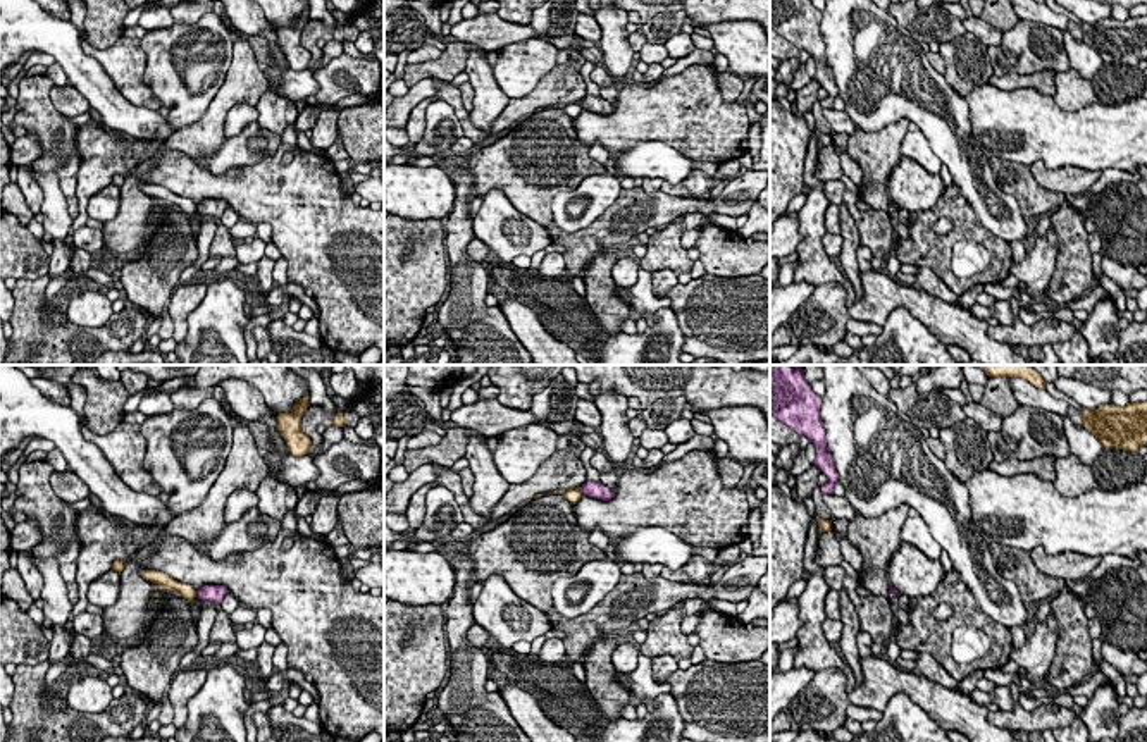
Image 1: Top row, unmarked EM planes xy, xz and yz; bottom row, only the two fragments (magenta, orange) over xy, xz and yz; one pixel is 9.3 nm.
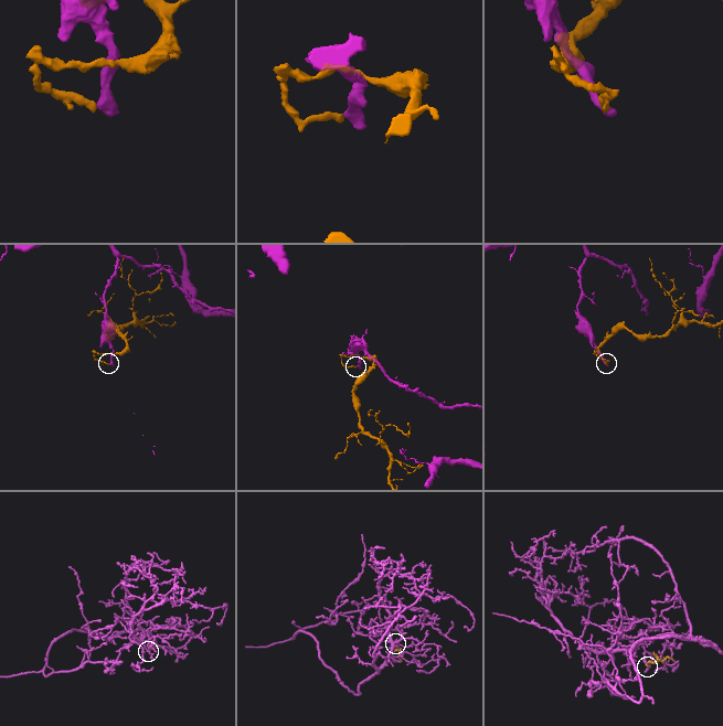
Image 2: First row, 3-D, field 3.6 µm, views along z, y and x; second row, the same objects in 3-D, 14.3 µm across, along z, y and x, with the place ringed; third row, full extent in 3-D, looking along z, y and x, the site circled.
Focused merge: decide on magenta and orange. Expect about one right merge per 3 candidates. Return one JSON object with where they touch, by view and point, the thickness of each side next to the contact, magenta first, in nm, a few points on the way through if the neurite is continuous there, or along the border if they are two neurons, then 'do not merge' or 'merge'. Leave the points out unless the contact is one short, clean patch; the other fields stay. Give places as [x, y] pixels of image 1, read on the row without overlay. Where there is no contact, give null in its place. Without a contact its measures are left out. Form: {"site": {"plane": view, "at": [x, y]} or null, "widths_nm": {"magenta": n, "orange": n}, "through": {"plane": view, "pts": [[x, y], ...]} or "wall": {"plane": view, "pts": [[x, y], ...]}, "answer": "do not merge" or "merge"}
{"site": {"plane": "xy", "at": [197, 209]}, "widths_nm": {"magenta": 160, "orange": 140}, "wall": {"plane": "xy", "pts": [[195, 205], [197, 210]]}, "answer": "do not merge"}

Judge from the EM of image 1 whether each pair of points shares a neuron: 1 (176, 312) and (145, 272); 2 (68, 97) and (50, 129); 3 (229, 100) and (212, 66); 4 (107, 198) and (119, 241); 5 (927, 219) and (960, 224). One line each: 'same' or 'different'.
1: different
2: different
3: different
4: different
5: same

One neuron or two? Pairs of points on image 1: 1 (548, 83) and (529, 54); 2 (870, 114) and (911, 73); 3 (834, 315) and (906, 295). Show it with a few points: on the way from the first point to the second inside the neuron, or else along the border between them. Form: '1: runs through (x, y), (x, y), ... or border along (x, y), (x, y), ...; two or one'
1: border along (555, 64), (526, 95), (510, 98); two
2: runs through (880, 104), (901, 83); one
3: border along (848, 310), (851, 317); two

